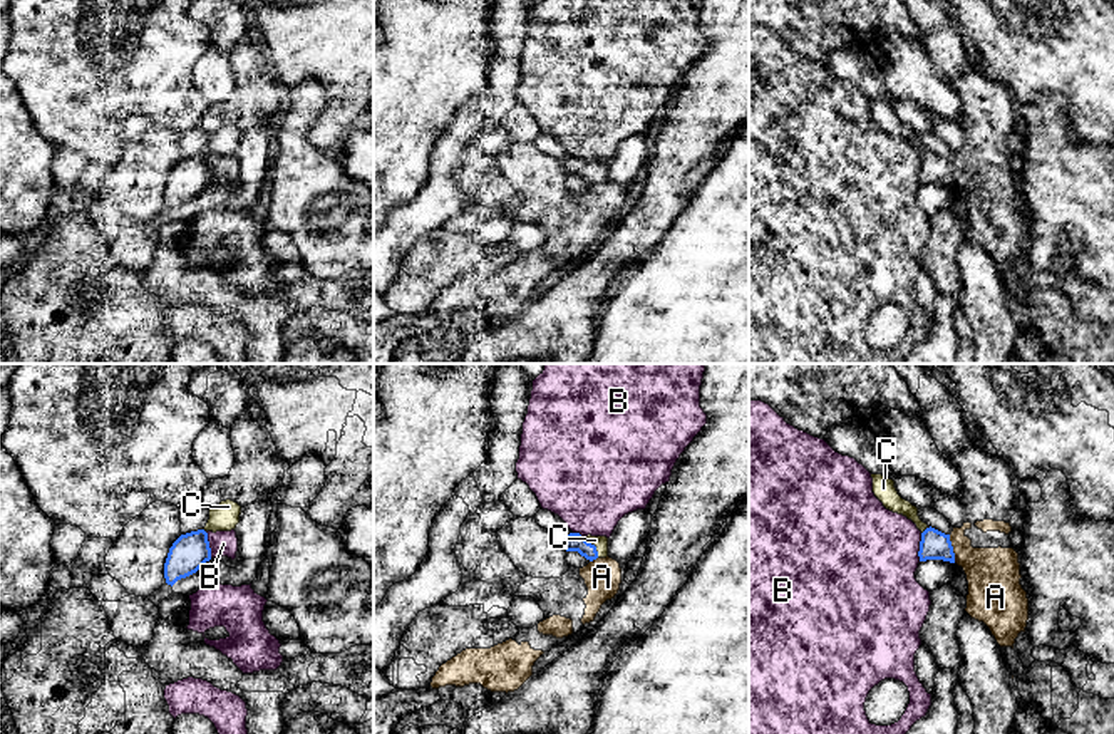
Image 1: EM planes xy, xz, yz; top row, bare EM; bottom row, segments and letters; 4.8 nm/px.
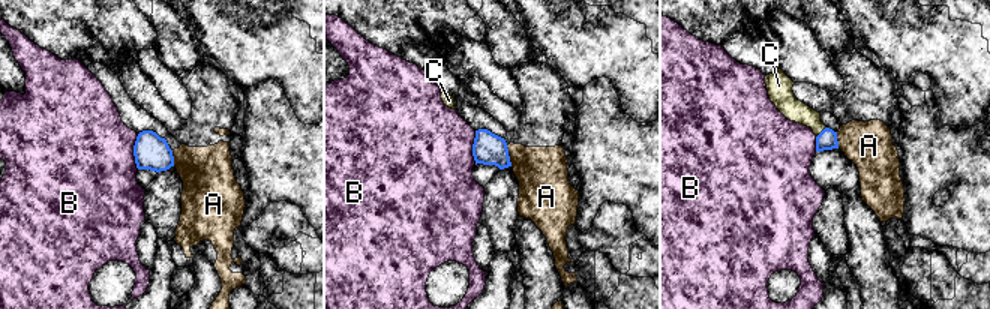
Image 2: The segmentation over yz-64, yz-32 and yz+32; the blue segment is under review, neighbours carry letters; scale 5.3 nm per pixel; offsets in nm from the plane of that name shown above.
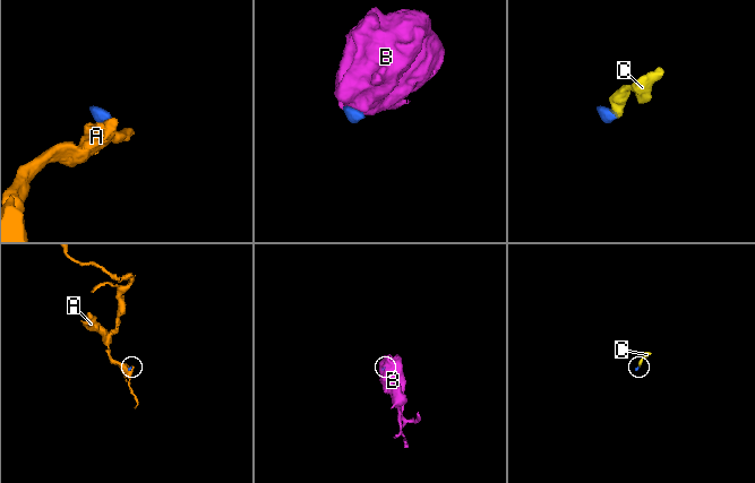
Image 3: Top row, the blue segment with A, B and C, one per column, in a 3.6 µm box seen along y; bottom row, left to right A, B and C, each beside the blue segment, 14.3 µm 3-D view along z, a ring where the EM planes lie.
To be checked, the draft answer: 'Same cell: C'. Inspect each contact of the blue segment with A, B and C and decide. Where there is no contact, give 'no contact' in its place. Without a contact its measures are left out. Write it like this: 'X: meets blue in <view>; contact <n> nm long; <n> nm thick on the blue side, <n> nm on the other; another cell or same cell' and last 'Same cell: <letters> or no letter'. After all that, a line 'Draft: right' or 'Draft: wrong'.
A: meets blue in yz; contact 140 nm long; 140 nm thick on the blue side, 260 nm on the other; another cell
B: meets blue in yz; contact 140 nm long; 140 nm thick on the blue side, 460 nm on the other; another cell
C: meets blue in xz; contact 130 nm long; 90 nm thick on the blue side, 60 nm on the other; same cell
Same cell: C
Draft: right

